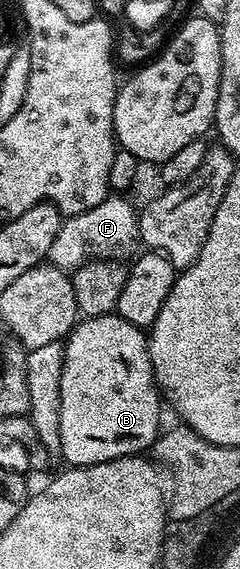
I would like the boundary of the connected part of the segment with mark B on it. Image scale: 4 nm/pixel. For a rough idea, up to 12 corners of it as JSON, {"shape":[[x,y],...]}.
{"shape":[[119,314],[63,343],[69,467],[147,451],[162,395],[148,339]]}

